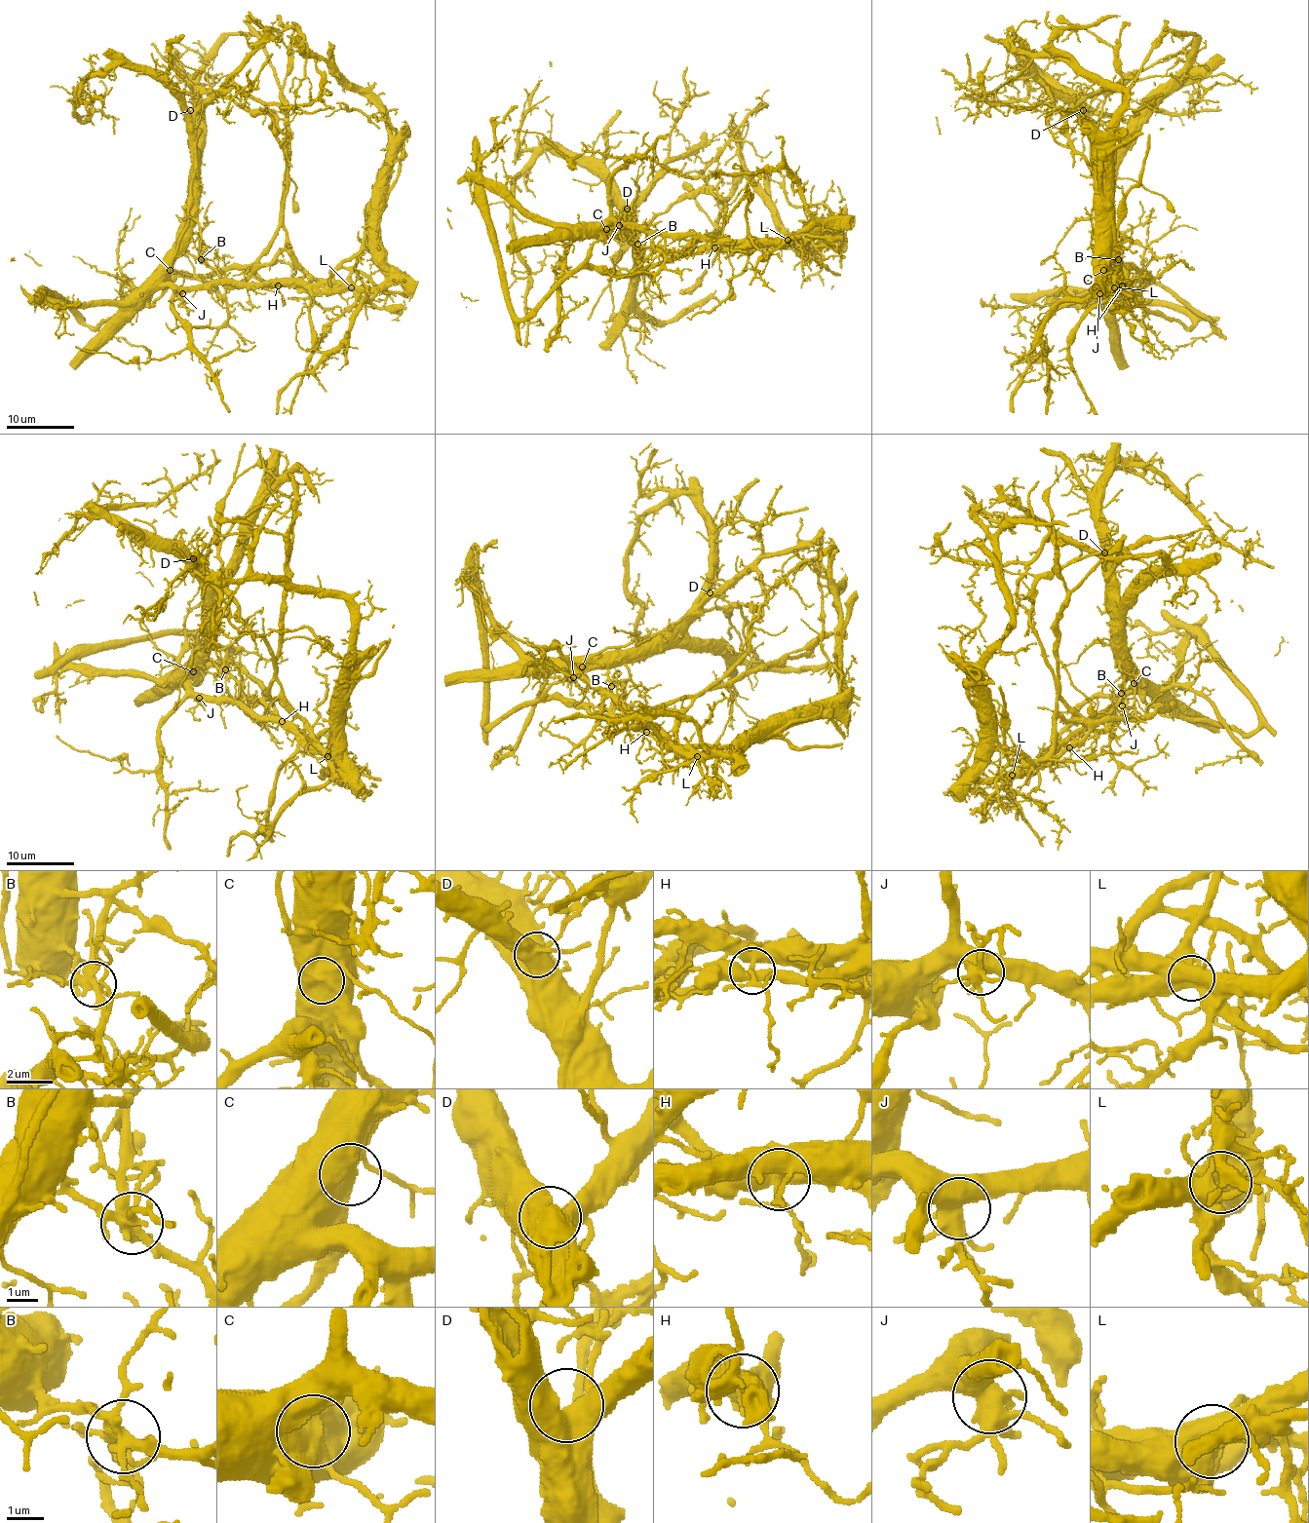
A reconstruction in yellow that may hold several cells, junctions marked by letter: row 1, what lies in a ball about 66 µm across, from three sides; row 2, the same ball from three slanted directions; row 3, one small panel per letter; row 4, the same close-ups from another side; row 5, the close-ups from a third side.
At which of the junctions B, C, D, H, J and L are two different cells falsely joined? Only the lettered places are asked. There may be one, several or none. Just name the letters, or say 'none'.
B, C, H, L

